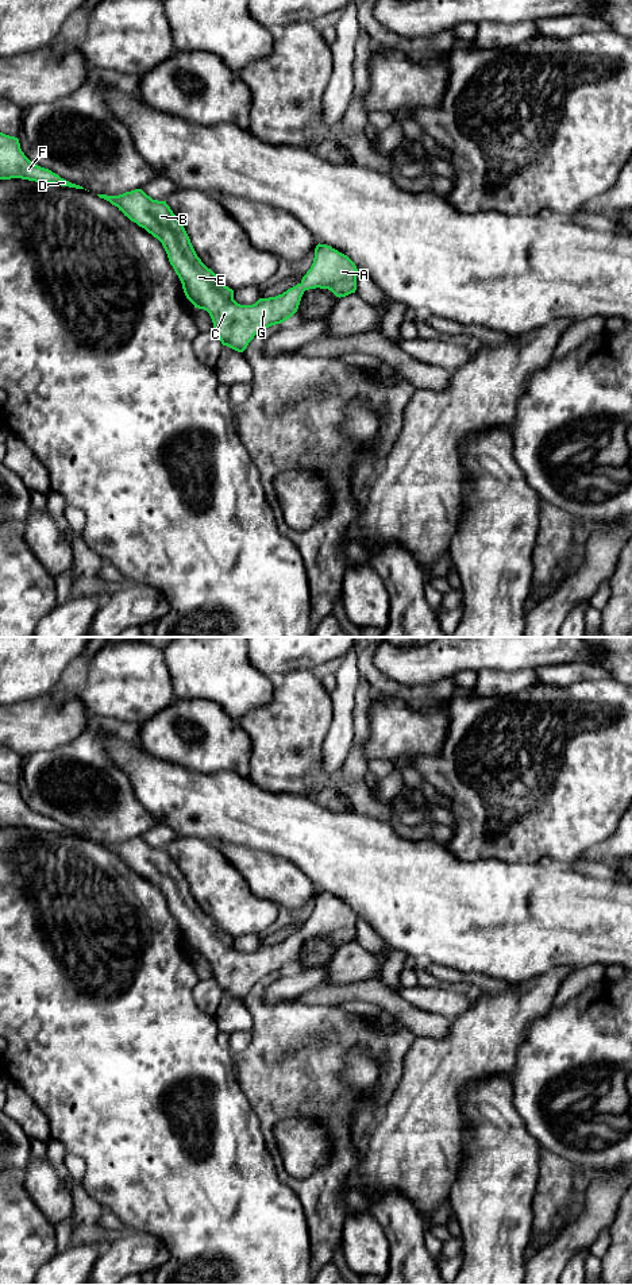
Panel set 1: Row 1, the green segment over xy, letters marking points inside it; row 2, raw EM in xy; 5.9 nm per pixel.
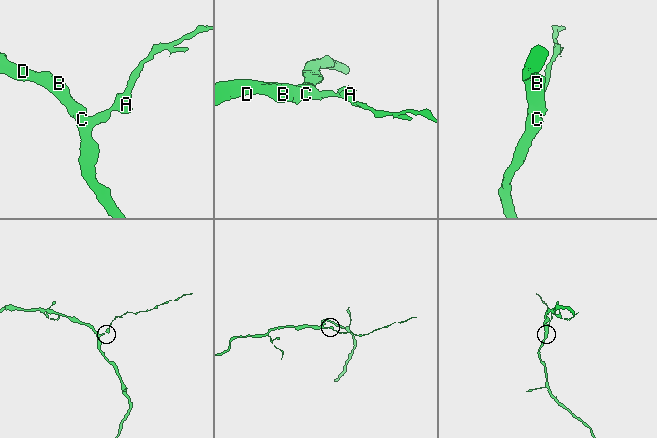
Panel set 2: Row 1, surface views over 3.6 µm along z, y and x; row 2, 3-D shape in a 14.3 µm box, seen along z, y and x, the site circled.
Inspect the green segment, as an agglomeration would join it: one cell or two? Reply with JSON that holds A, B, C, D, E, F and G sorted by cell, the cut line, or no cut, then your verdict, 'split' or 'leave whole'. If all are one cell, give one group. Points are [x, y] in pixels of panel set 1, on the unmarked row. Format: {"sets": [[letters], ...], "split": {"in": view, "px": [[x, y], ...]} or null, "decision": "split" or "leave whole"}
{"sets": [["A", "B", "C", "D", "E", "F", "G"]], "split": null, "decision": "leave whole"}

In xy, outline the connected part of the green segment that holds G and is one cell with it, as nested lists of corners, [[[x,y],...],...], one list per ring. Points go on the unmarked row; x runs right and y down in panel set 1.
[[[142,837],[119,844],[97,844],[117,854],[162,891],[186,946],[194,956],[209,961],[221,992],[238,1000],[243,1000],[262,977],[290,966],[305,938],[328,937],[339,946],[357,938],[355,911],[331,894],[319,891],[313,911],[300,931],[275,945],[240,953],[234,948],[234,938],[197,904],[184,873],[166,849],[153,848]]]

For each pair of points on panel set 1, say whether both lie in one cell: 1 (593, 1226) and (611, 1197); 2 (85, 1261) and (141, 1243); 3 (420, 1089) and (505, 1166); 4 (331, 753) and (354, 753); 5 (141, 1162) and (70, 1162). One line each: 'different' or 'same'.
1: same
2: same
3: different
4: different
5: different

